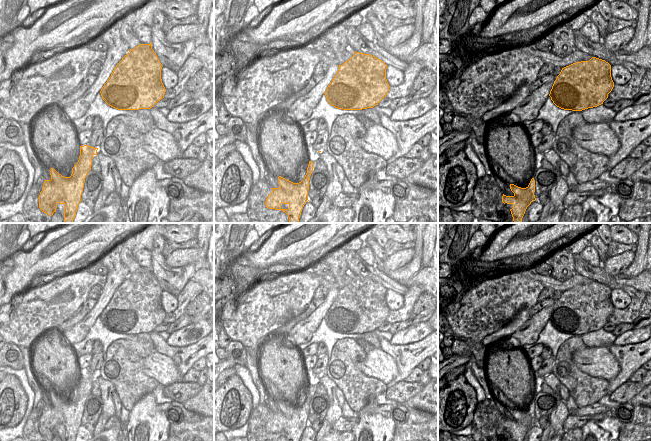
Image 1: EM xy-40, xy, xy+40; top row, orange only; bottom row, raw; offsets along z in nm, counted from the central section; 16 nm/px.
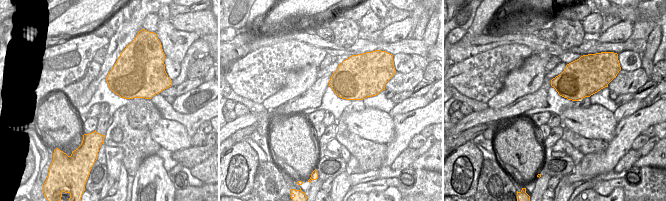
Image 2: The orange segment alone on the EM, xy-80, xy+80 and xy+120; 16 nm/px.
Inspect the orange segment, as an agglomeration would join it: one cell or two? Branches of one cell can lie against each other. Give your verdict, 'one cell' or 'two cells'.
two cells

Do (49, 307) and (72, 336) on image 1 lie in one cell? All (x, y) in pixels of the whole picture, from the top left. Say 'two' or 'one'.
two

